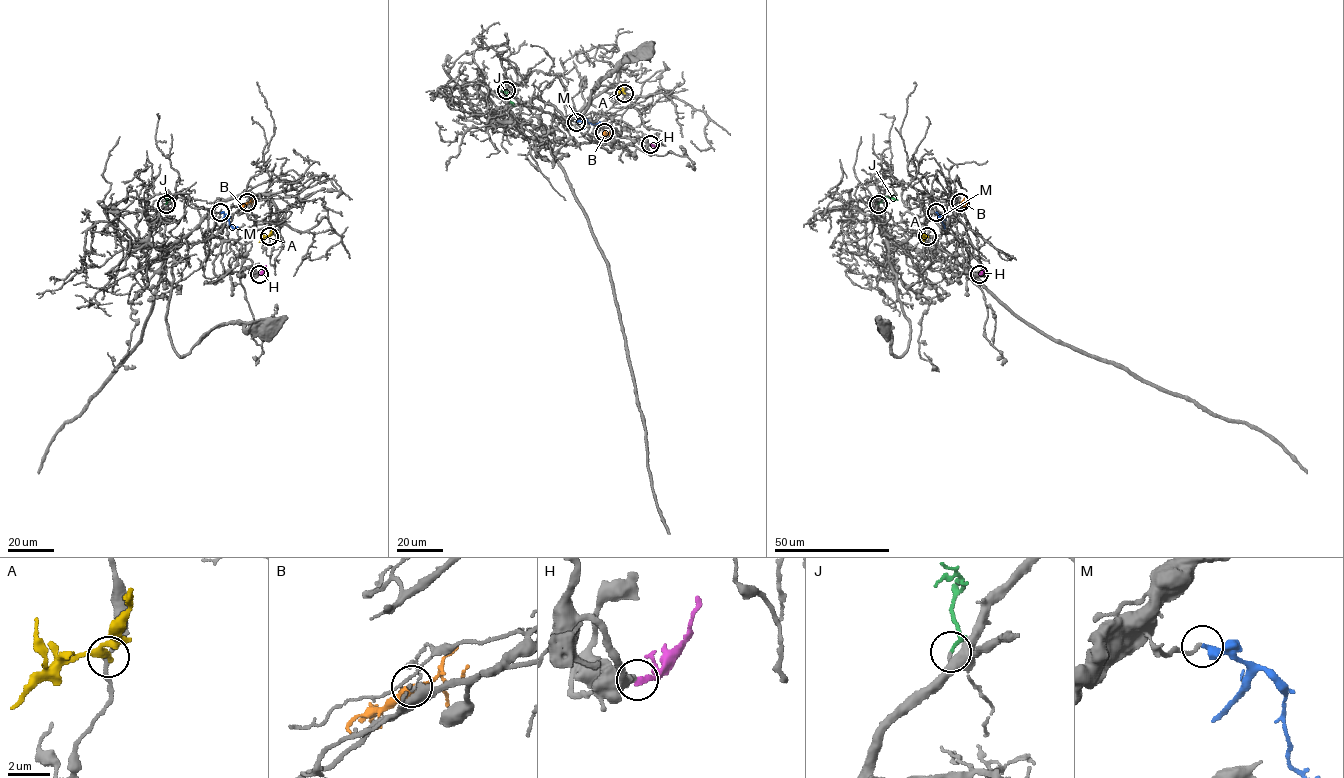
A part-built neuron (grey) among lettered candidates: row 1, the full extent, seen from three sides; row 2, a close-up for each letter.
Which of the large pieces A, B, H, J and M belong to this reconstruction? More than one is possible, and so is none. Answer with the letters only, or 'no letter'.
J, M

